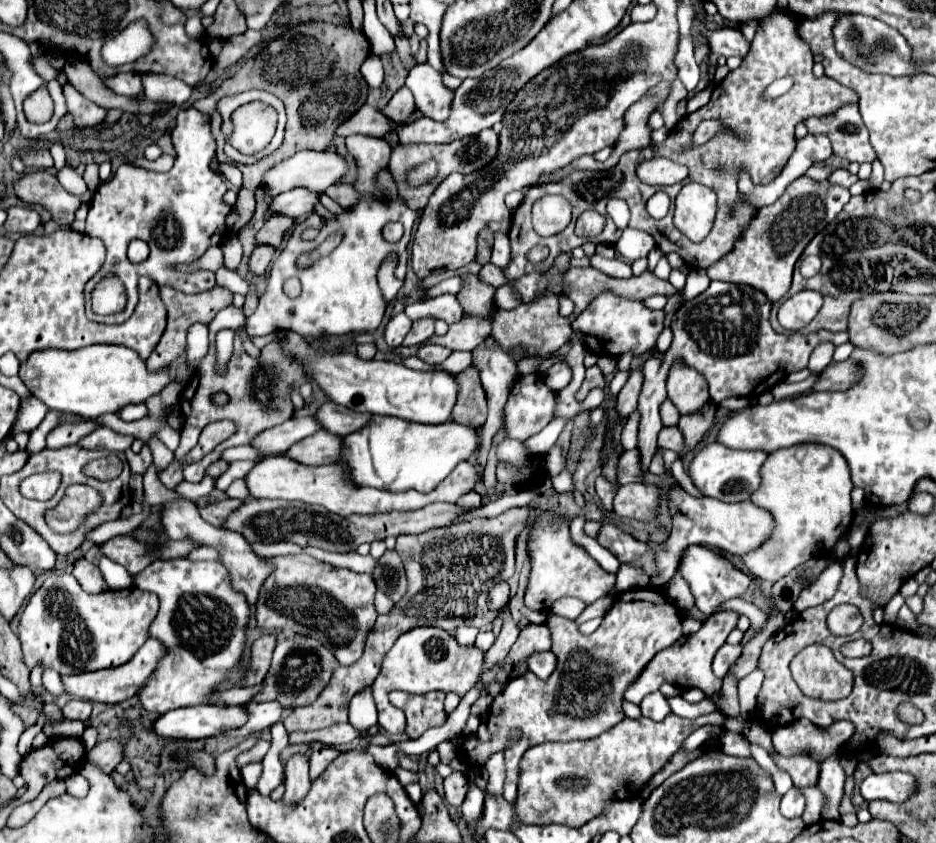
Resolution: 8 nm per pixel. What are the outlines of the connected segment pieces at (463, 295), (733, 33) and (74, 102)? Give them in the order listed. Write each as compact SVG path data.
M463 274L465 288L459 292L459 302L463 302L463 310L467 314L481 314L487 316L491 312L493 294L491 286L483 286L477 274Z
M697 26L699 34L703 34L707 38L709 44L709 60L707 60L707 72L709 73L709 87L714 85L715 70L717 70L717 60L719 56L747 56L749 52L749 44L745 40L745 36L739 30L733 28L721 28L721 30L709 30L709 28L701 28Z
M65 86L65 98L67 108L75 118L75 126L95 126L105 118L105 108L99 108L87 98L79 98L79 92L71 90L71 86Z

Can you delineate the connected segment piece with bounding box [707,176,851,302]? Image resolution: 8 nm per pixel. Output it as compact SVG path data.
M801 176L791 182L785 194L771 206L759 208L759 214L751 220L749 230L743 232L743 238L735 244L735 252L727 254L715 262L715 266L707 268L707 276L711 280L723 280L733 284L749 284L775 302L785 296L791 286L791 274L797 258L811 238L823 230L845 206L851 198L849 190L843 186L835 186L829 180L817 182L809 176Z

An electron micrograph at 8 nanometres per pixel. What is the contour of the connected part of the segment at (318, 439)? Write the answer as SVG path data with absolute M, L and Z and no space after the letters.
M319 430L313 436L307 436L301 442L297 442L295 446L291 446L285 454L289 458L295 458L297 462L321 466L321 464L339 462L341 450L343 450L341 436L329 434L327 430Z

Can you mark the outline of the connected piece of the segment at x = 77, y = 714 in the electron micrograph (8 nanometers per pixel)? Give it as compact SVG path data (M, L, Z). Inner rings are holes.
M71 700L61 708L61 718L63 720L81 720L85 722L91 714L91 702L87 700Z

